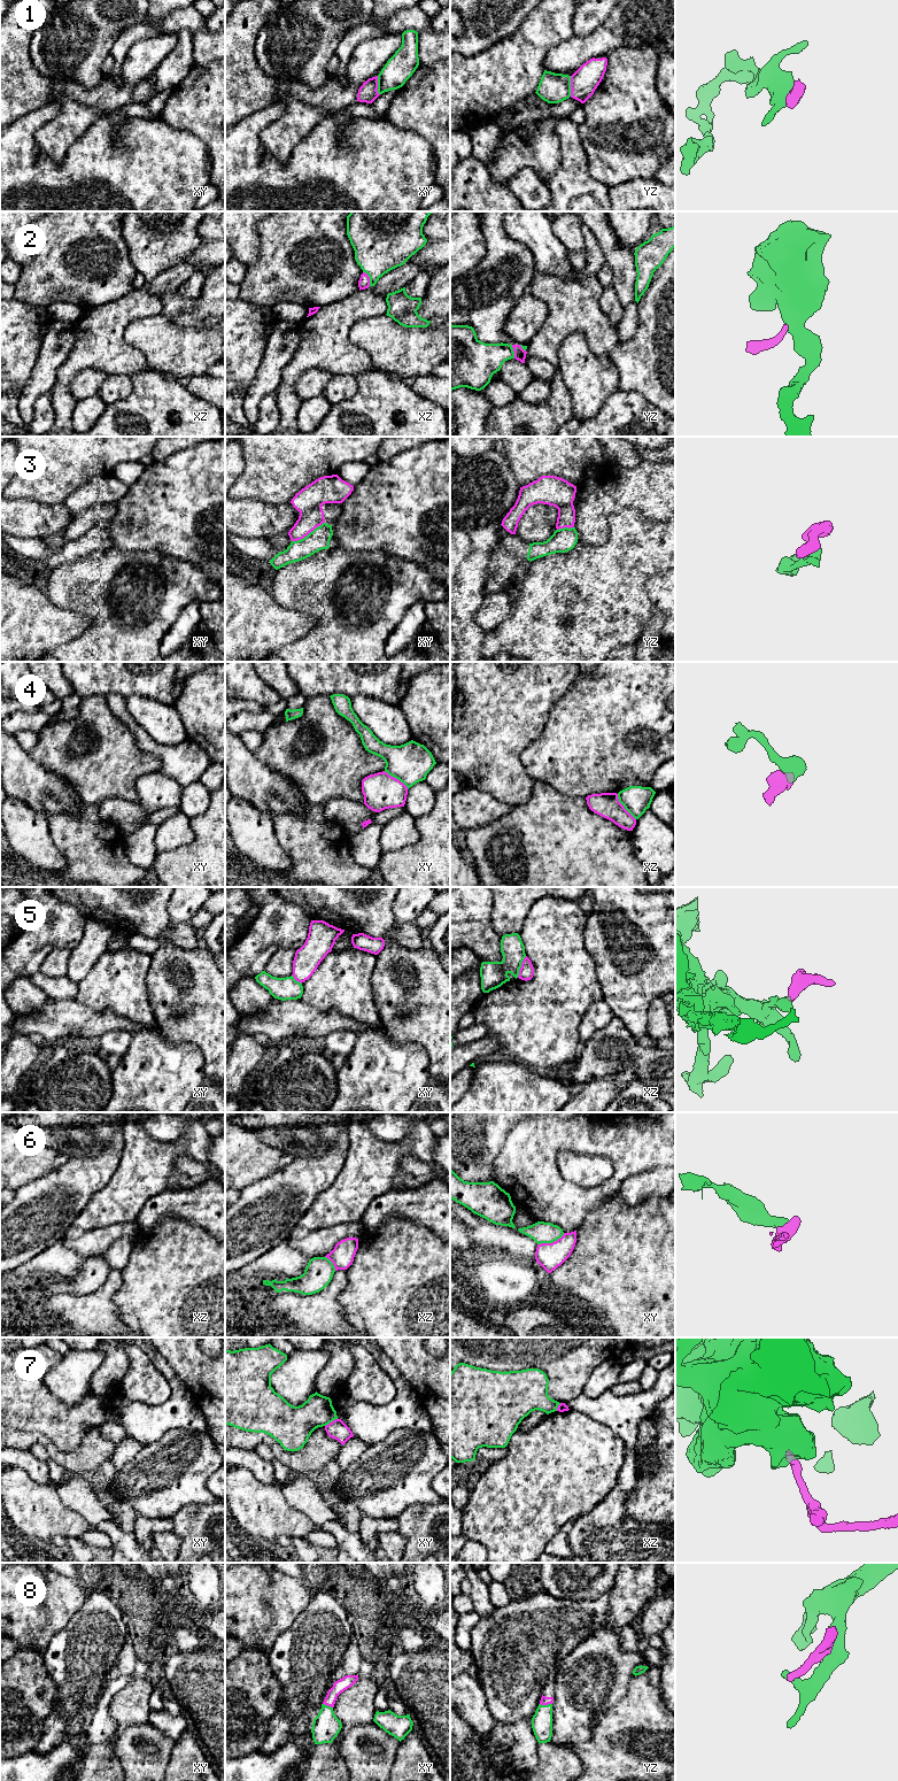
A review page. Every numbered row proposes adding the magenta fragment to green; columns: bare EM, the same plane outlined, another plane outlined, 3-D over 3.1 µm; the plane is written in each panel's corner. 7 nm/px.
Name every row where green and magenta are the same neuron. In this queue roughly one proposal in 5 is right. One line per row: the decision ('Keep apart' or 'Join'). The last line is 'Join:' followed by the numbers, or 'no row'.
1: Keep apart
2: Keep apart
3: Keep apart
4: Keep apart
5: Keep apart
6: Keep apart
7: Keep apart
8: Join
Join: 8

